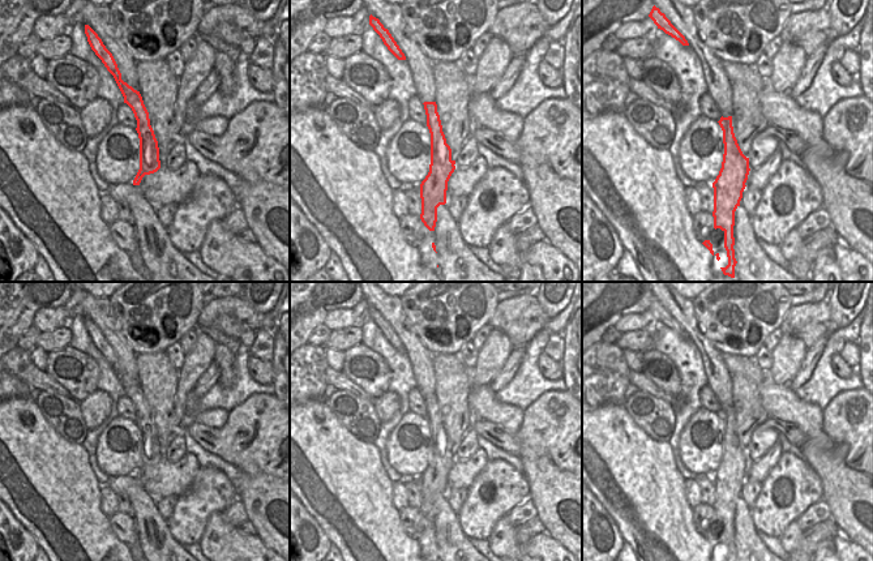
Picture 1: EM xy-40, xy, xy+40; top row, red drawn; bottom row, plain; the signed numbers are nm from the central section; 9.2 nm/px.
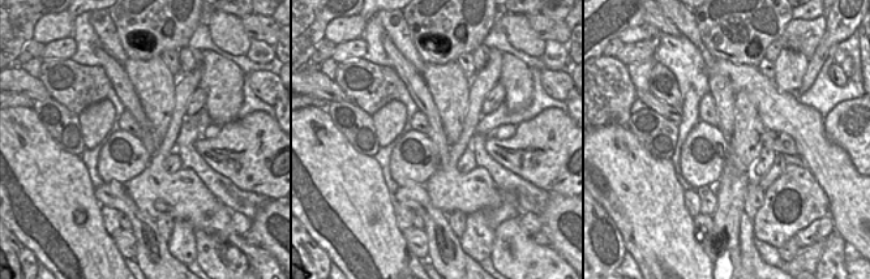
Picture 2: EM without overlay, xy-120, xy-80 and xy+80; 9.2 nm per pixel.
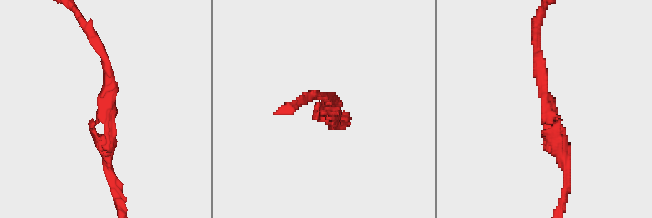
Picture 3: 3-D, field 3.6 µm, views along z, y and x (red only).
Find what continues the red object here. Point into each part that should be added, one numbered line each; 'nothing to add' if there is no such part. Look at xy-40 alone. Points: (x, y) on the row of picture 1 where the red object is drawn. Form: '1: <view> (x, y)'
nothing to add.

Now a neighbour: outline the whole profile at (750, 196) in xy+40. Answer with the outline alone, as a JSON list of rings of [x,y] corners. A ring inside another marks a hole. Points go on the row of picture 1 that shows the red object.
[[[745,187],[743,192],[743,198],[740,206],[752,217],[756,211],[756,207],[761,200],[761,190],[753,187]]]

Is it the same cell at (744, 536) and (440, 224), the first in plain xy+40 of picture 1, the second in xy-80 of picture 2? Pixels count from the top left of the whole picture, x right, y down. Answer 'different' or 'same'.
same

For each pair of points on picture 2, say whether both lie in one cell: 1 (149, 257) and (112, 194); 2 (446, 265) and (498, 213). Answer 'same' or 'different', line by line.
1: same
2: different

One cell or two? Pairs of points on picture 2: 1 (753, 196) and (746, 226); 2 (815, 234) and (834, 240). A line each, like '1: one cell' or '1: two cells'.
1: two cells
2: two cells

